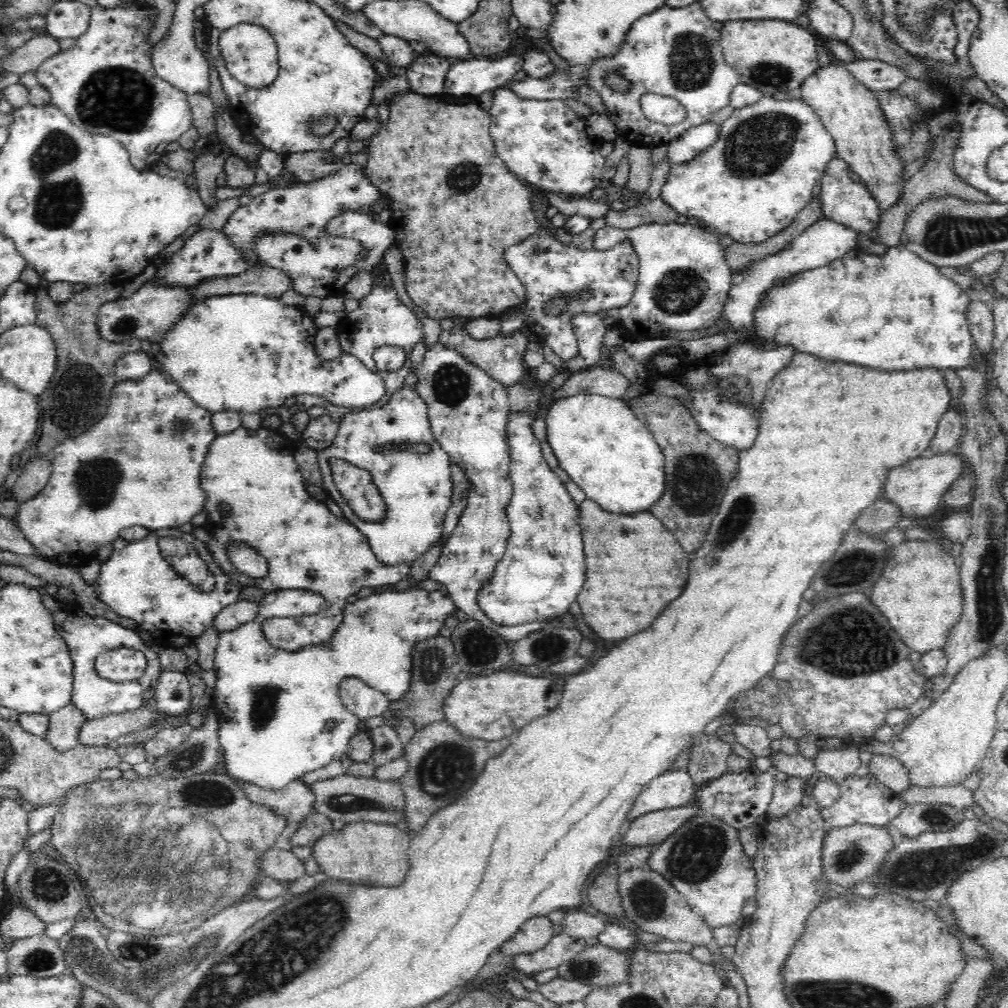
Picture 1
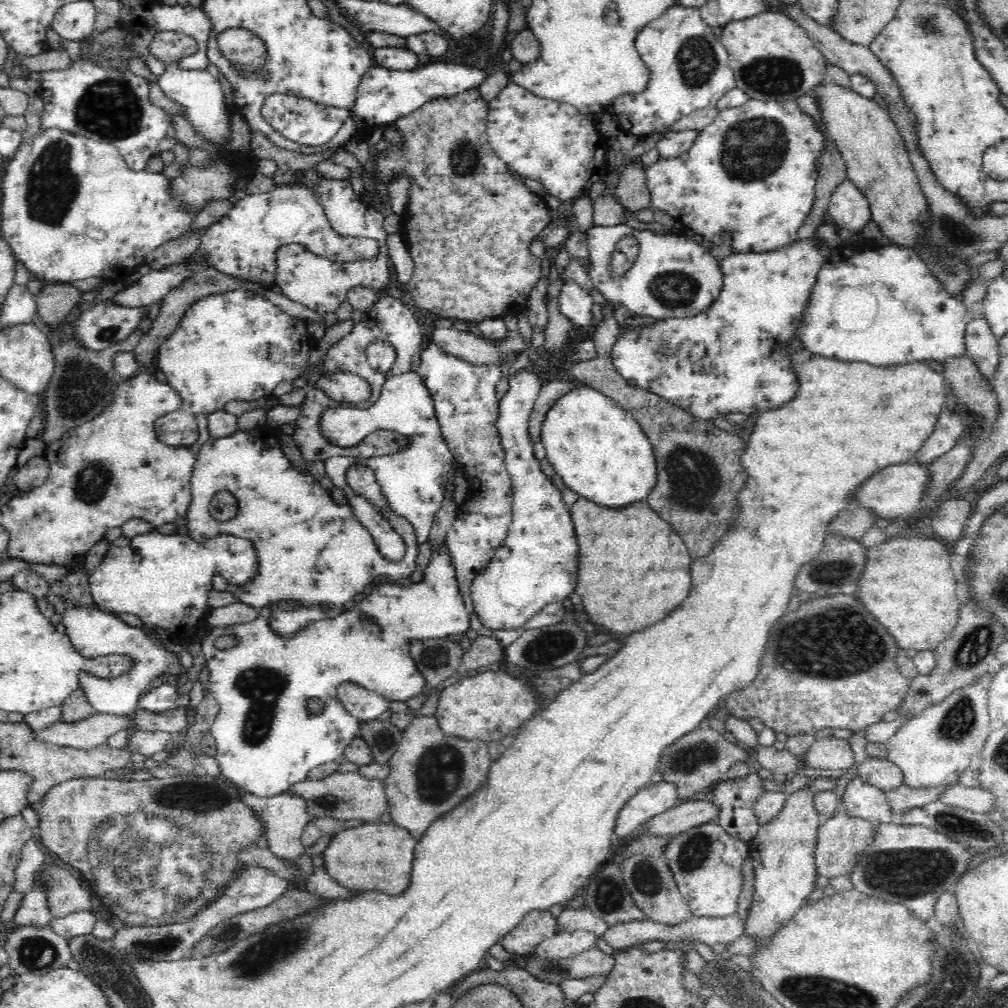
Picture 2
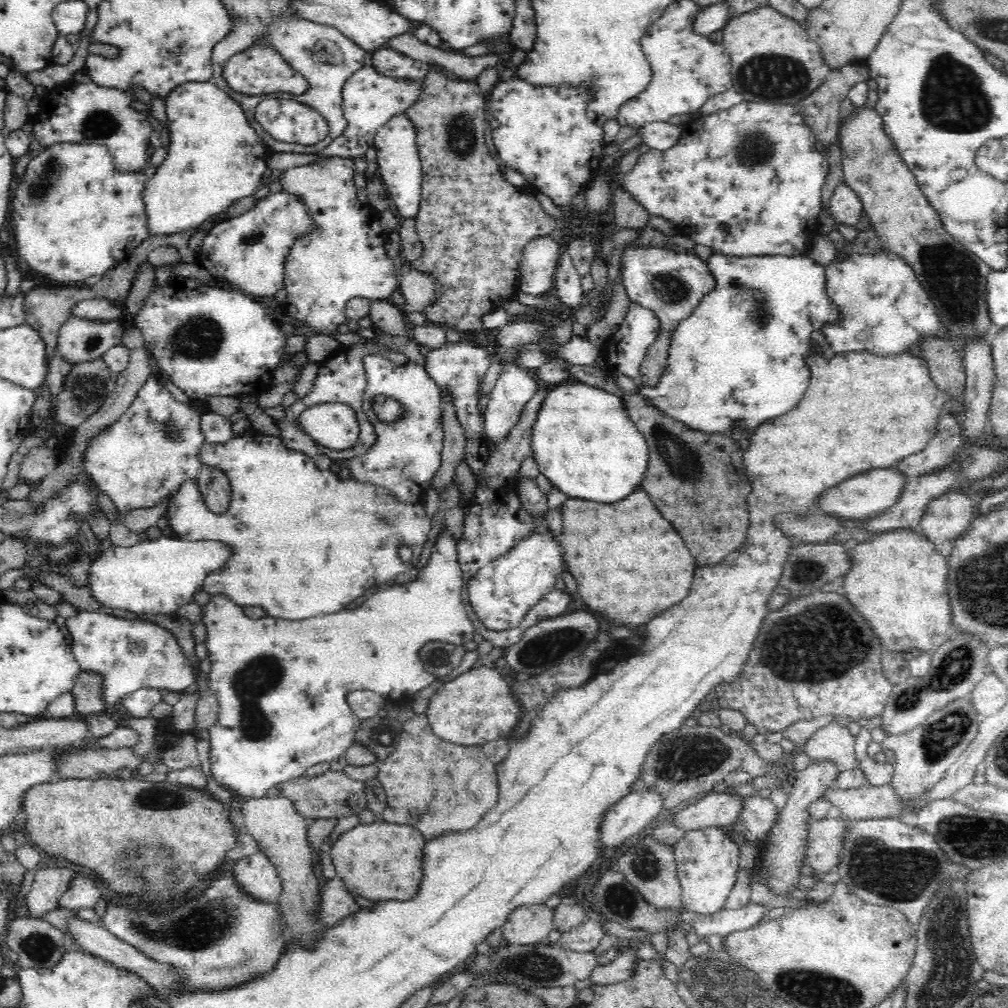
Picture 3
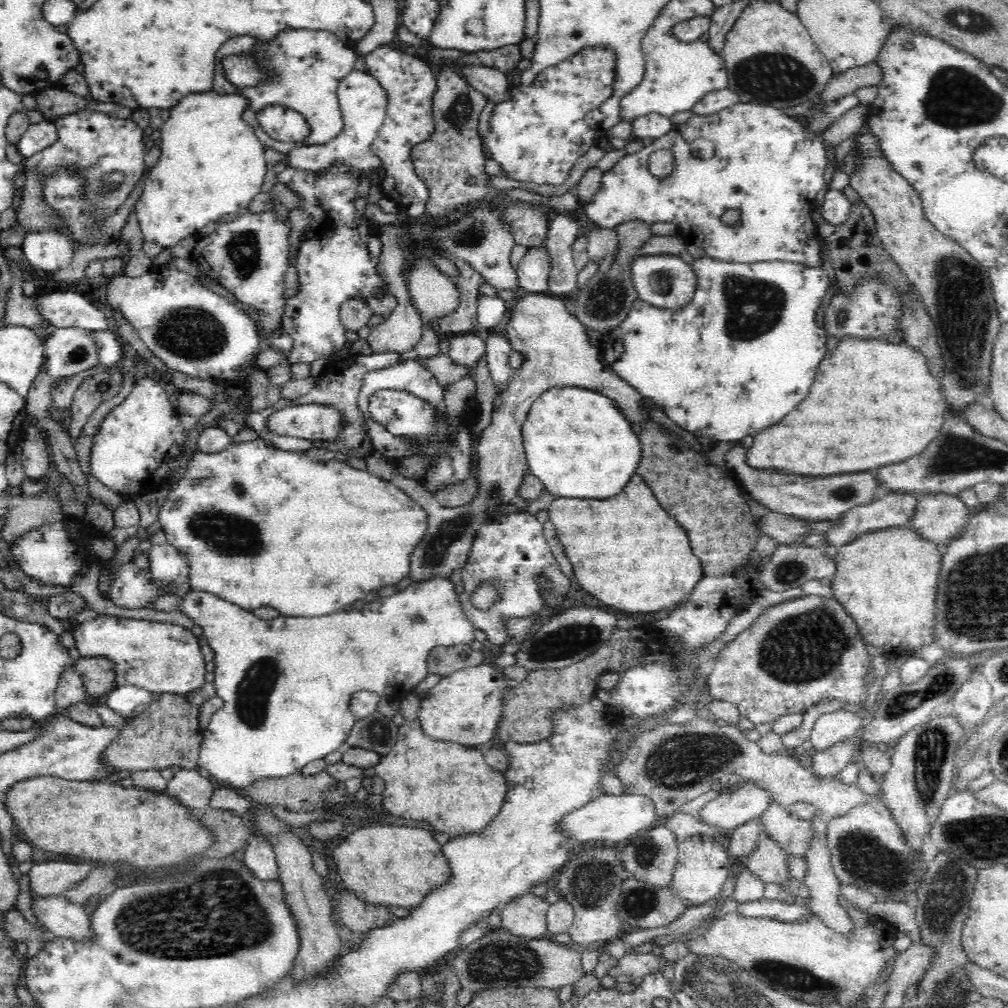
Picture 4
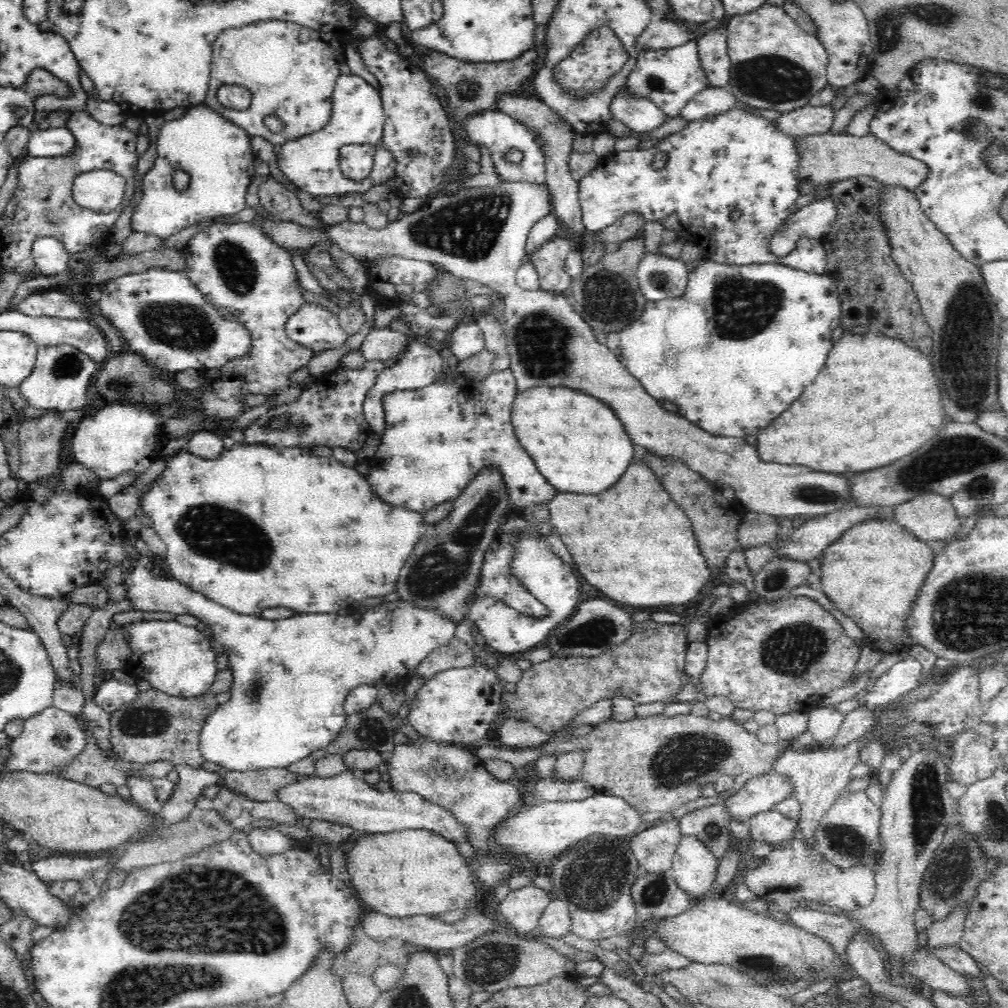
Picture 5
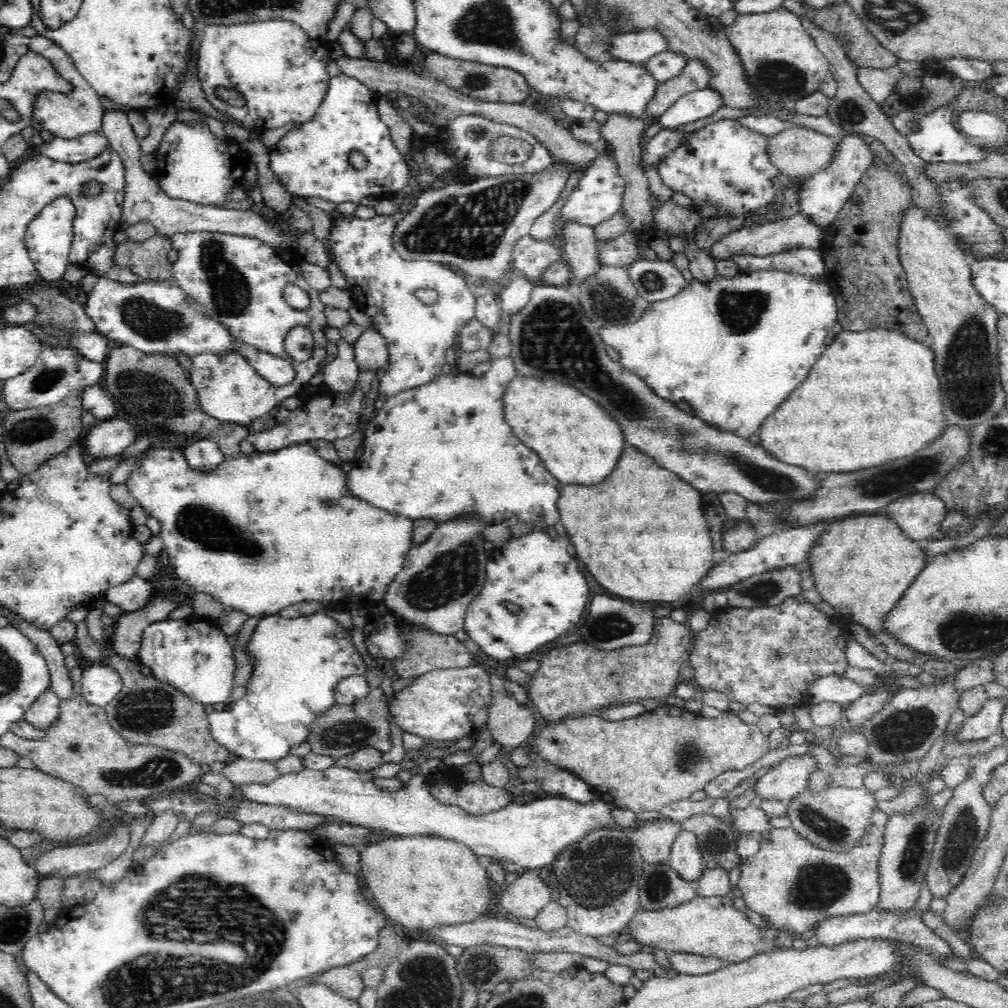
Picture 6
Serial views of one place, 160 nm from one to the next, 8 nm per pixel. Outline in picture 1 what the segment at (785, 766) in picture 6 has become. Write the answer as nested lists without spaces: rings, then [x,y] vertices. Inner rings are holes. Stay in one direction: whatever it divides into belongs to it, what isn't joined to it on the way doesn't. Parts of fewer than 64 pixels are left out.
[[[696,802],[649,812],[628,822],[620,837],[631,847],[657,845],[676,832],[689,818],[701,812]]]

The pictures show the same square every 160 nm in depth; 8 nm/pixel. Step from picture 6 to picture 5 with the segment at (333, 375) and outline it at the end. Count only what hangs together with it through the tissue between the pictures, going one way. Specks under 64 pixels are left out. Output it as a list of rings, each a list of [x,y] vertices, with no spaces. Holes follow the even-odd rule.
[[[318,302],[302,304],[287,320],[285,331],[292,341],[316,355],[344,346],[349,337],[339,326],[339,318]]]

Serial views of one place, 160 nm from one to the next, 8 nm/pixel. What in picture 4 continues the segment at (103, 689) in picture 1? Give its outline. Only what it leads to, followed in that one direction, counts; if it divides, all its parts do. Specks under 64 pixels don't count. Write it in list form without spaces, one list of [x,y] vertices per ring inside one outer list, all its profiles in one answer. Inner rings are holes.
[[[99,615],[78,623],[73,636],[77,657],[105,656],[113,660],[116,687],[139,686],[151,693],[185,695],[205,683],[206,662],[200,649],[203,641],[183,626]]]

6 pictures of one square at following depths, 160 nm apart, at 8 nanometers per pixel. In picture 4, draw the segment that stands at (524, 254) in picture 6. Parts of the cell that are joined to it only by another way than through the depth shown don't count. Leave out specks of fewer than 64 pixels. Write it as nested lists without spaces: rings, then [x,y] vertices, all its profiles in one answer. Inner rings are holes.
[[[567,212],[558,213],[549,223],[544,246],[548,250],[551,272],[547,294],[562,296],[575,295],[577,275],[572,255],[572,245],[579,238],[579,225]]]

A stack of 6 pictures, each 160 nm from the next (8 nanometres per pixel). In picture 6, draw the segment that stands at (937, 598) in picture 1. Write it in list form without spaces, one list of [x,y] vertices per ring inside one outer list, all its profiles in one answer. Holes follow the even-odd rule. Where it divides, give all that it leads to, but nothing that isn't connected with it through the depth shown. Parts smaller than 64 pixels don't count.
[[[874,512],[829,524],[810,550],[807,562],[810,563],[815,590],[836,614],[851,617],[870,632],[885,632],[884,622],[890,610],[922,572],[927,556],[919,541],[909,539],[890,517]]]

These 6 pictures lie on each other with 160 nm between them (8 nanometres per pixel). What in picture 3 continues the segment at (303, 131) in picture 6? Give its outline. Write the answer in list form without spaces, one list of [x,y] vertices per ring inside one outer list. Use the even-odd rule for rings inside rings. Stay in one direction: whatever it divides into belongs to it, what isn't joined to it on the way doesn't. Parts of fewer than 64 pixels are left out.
[[[364,65],[346,80],[342,88],[343,111],[347,120],[346,130],[330,146],[318,152],[318,157],[354,159],[364,156],[366,150],[375,143],[378,129],[386,122],[390,122],[390,118],[394,118],[396,114],[407,112],[408,108],[418,100],[422,88],[424,88],[424,79],[412,81],[412,79],[390,77],[380,74],[374,65]]]

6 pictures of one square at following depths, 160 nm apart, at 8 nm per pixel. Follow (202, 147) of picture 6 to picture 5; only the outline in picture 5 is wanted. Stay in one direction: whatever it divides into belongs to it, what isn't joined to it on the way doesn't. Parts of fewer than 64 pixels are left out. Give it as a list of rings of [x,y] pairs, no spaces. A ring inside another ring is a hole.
[[[232,84],[220,86],[217,92],[217,99],[221,104],[220,110],[214,110],[204,102],[192,105],[180,118],[164,123],[159,135],[155,135],[157,156],[154,166],[143,176],[143,194],[131,218],[133,230],[154,234],[164,240],[196,222],[236,214],[246,208],[248,186],[256,176],[255,154],[250,145],[250,135],[246,130],[226,119],[222,113],[247,112],[252,107],[252,98],[251,92],[243,86]],[[178,170],[187,172],[190,176],[188,188],[181,192],[176,190],[172,181],[174,172]]]

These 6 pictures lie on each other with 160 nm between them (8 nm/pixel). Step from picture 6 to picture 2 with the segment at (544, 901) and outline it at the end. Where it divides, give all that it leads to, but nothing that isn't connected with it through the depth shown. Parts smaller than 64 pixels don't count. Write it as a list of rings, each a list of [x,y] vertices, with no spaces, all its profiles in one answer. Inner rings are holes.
[[[532,910],[522,918],[522,922],[514,927],[504,938],[501,944],[513,957],[532,954],[541,943],[554,936],[557,929],[557,919],[548,910]]]

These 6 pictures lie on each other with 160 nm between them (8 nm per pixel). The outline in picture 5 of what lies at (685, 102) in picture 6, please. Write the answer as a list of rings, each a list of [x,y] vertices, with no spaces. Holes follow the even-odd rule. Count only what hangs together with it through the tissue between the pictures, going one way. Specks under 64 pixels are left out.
[[[710,86],[690,98],[690,102],[683,106],[679,115],[688,121],[709,118],[732,110],[736,101],[737,98],[729,88]]]

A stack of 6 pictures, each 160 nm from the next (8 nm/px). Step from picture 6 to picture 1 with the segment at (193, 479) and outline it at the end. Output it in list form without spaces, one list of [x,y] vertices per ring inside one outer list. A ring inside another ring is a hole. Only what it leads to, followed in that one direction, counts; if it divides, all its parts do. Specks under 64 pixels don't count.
[[[262,426],[256,430],[240,427],[232,432],[217,435],[204,458],[200,484],[206,493],[204,511],[209,513],[204,526],[214,535],[214,540],[204,545],[208,545],[210,557],[232,581],[236,581],[242,589],[258,587],[268,592],[282,589],[306,589],[318,593],[328,601],[328,608],[315,614],[314,617],[296,616],[263,621],[264,634],[272,645],[282,650],[298,651],[306,646],[318,646],[318,644],[326,646],[338,630],[338,626],[342,624],[343,610],[348,596],[356,595],[364,587],[376,588],[376,586],[396,584],[406,579],[411,564],[410,566],[387,565],[380,562],[373,553],[369,540],[364,538],[353,524],[344,517],[336,518],[328,507],[310,498],[310,494],[304,488],[303,476],[295,461],[294,453],[290,452],[286,444],[287,439],[281,432]],[[222,504],[230,506],[230,514],[226,517],[220,512]],[[230,542],[243,542],[258,554],[265,556],[269,566],[268,574],[263,578],[252,578],[238,572],[228,557]]]

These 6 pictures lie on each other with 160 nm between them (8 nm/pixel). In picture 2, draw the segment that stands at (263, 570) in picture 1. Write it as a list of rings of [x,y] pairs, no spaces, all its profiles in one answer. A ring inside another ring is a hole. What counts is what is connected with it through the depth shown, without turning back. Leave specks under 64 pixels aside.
[[[154,528],[154,530],[149,533],[131,538],[131,543],[128,546],[110,546],[108,552],[106,552],[104,558],[102,559],[100,566],[98,566],[94,572],[89,574],[89,587],[94,602],[99,608],[108,610],[108,612],[112,615],[120,614],[122,612],[124,612],[124,614],[134,614],[134,616],[138,616],[138,618],[140,618],[144,626],[151,627],[152,629],[162,628],[162,630],[167,630],[171,638],[178,640],[195,636],[200,630],[200,627],[205,625],[207,613],[211,608],[208,605],[208,594],[210,594],[213,590],[214,578],[224,578],[228,580],[230,584],[241,585],[250,581],[252,578],[256,578],[256,576],[258,576],[258,556],[256,556],[256,549],[254,549],[254,546],[252,546],[252,542],[250,542],[250,540],[244,540],[244,538],[238,538],[232,535],[220,535],[212,540],[206,540],[206,542],[196,542],[196,540],[188,534],[184,534],[184,536],[180,536],[180,534],[162,534]]]

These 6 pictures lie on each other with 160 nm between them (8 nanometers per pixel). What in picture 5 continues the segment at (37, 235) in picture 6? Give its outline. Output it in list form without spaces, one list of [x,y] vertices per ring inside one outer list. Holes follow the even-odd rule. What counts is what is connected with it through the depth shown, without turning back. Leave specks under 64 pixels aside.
[[[53,237],[35,241],[31,252],[40,274],[55,276],[66,271],[70,255],[67,248]]]

